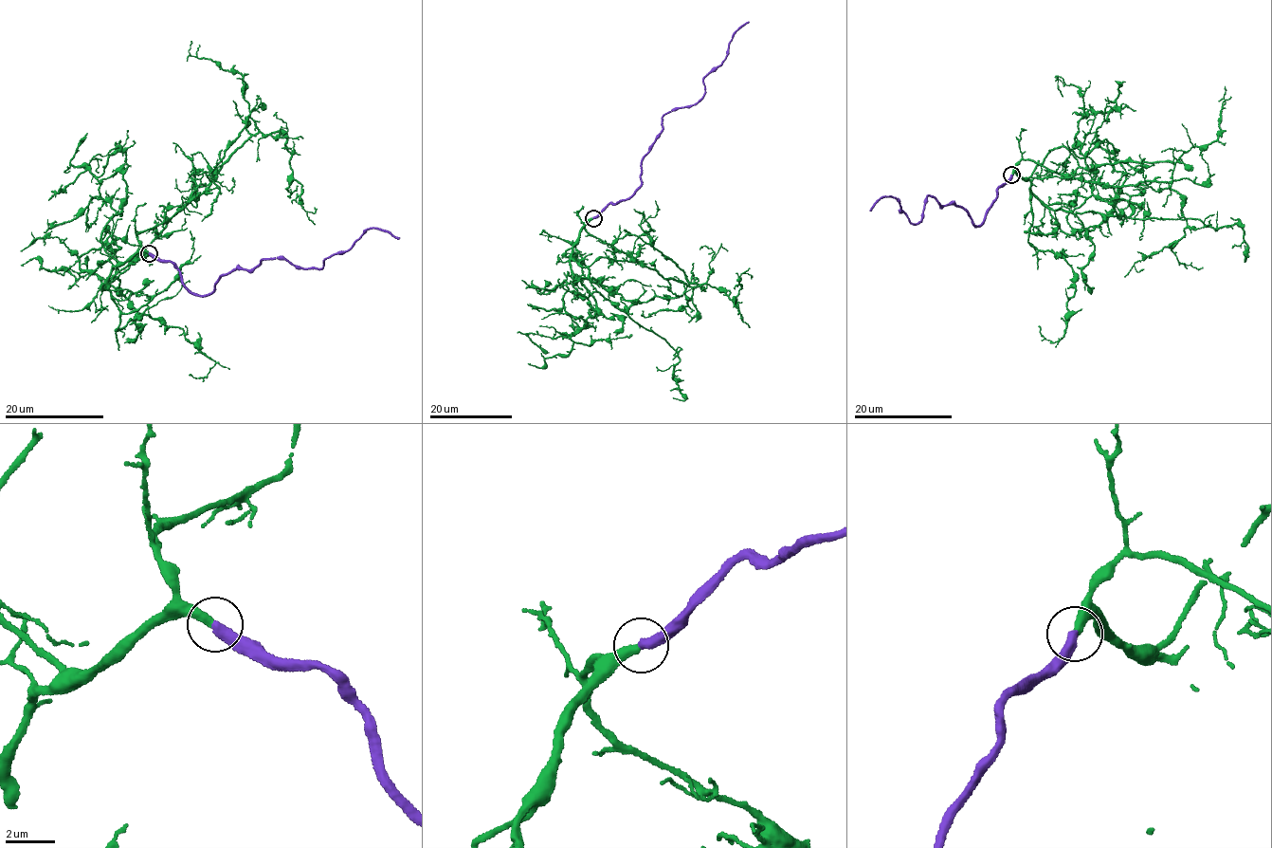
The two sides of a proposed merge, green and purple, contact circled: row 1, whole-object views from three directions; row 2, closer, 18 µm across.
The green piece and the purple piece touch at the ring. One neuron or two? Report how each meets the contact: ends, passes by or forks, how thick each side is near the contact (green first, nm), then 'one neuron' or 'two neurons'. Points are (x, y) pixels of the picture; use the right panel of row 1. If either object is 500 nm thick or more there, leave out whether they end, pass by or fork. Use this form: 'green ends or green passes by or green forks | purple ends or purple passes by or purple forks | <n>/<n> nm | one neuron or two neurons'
green ends | purple ends | 360/440 nm | one neuron

